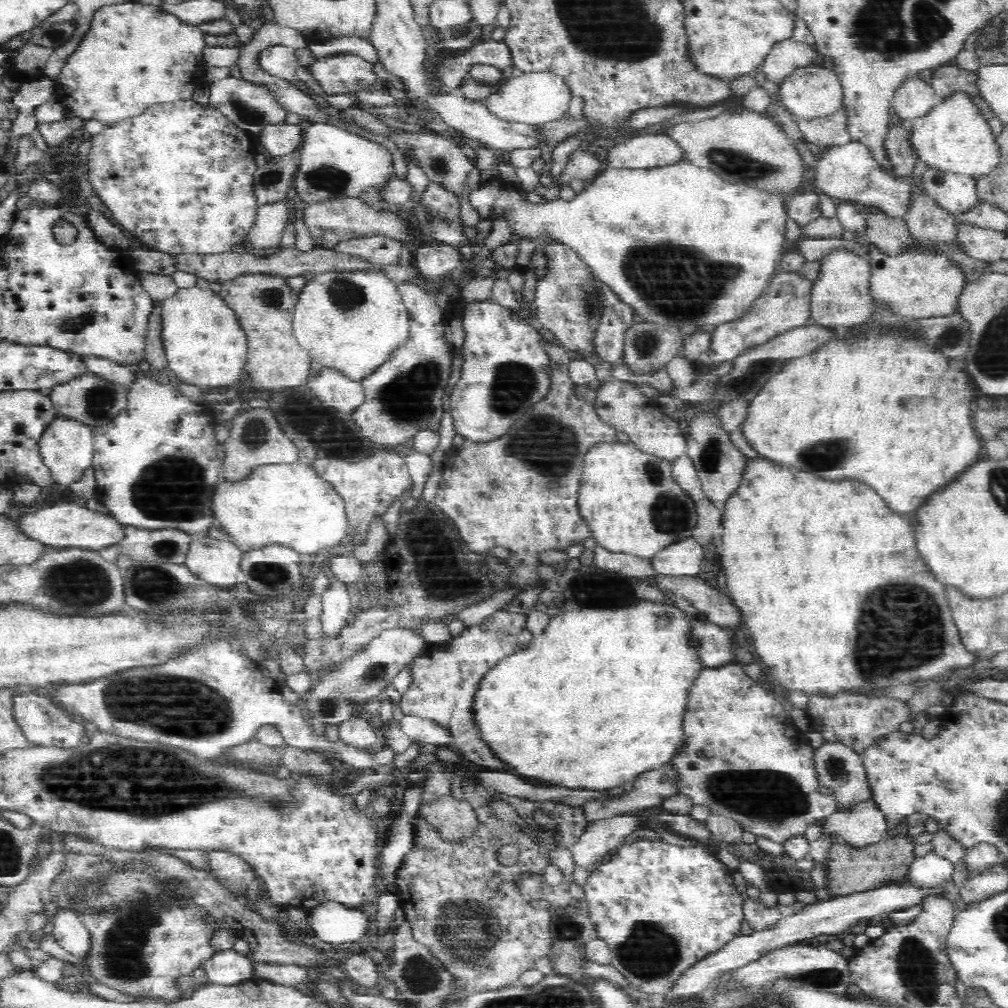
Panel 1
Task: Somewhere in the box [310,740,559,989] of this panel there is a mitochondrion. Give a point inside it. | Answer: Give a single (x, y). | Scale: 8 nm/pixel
(467, 929)

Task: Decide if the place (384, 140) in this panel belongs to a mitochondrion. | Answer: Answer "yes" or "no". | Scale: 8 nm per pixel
no

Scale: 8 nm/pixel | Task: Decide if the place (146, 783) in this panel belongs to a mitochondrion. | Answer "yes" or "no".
yes

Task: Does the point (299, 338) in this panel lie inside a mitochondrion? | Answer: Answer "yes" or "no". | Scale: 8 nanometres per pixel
no

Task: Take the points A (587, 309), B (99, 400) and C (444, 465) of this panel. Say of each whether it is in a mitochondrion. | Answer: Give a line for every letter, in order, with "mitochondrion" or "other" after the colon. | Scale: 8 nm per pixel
A: mitochondrion
B: mitochondrion
C: other

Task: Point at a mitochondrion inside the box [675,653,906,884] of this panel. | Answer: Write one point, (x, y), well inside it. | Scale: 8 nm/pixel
(774, 798)

